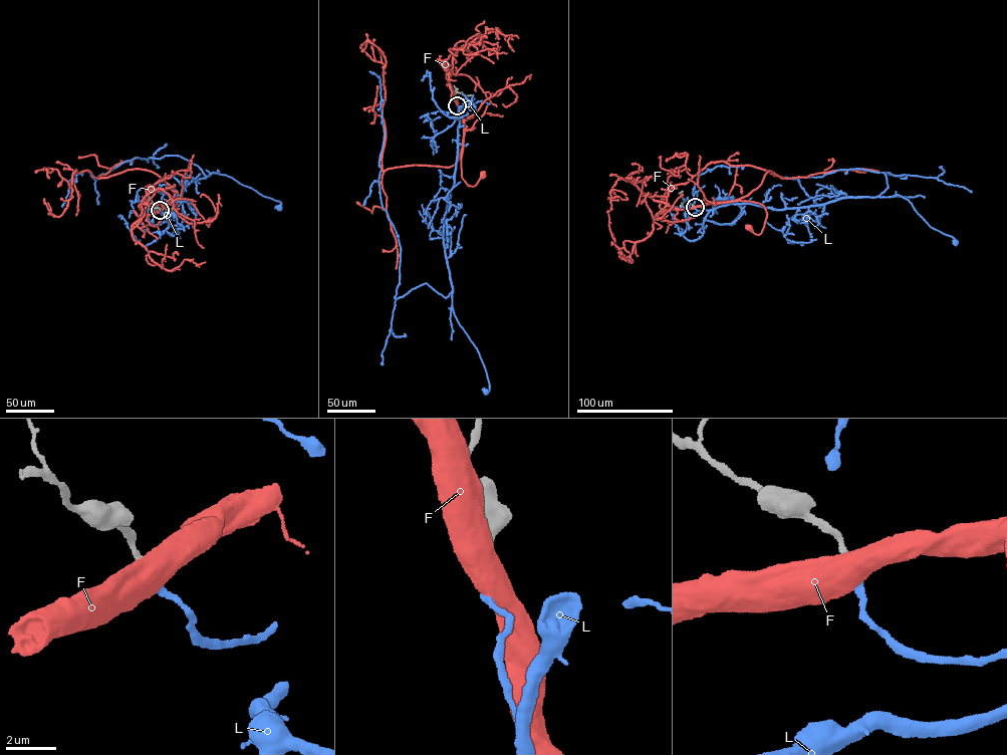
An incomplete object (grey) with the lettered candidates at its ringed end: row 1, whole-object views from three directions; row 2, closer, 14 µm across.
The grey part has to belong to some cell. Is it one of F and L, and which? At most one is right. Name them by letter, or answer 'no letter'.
L

